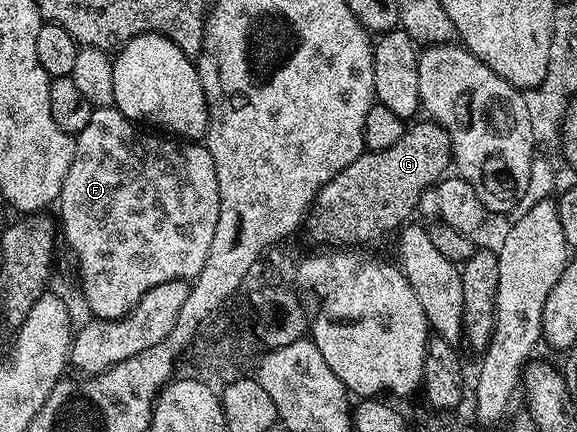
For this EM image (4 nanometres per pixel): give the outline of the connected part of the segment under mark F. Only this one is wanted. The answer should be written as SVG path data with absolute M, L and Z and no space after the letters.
M113 107L95 108L92 119L88 119L88 127L76 135L72 167L68 167L68 175L64 179L64 187L60 198L62 205L62 221L60 217L60 233L66 236L74 257L78 260L78 273L82 276L82 297L91 309L93 316L99 321L115 321L126 316L152 287L160 283L177 281L189 271L197 271L204 267L204 259L208 259L208 247L212 247L212 235L216 235L216 219L220 215L220 187L216 187L216 163L212 163L212 155L205 144L195 143L190 139L175 139L170 135L155 135L153 132L141 133L135 122L129 121L120 110Z

